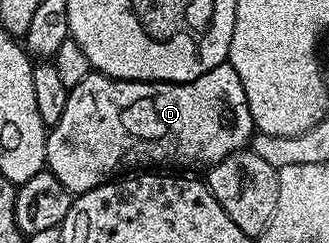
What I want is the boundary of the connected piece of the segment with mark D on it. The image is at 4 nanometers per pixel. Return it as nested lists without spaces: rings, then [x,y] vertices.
[[[231,63],[213,66],[213,70],[201,74],[201,78],[184,84],[118,80],[91,70],[77,86],[69,89],[60,120],[50,125],[45,168],[54,174],[61,186],[65,186],[65,190],[78,194],[108,183],[128,170],[147,170],[159,166],[155,164],[176,164],[179,170],[187,170],[190,164],[200,164],[203,170],[210,169],[211,165],[221,162],[229,154],[246,149],[255,131],[245,90]]]

